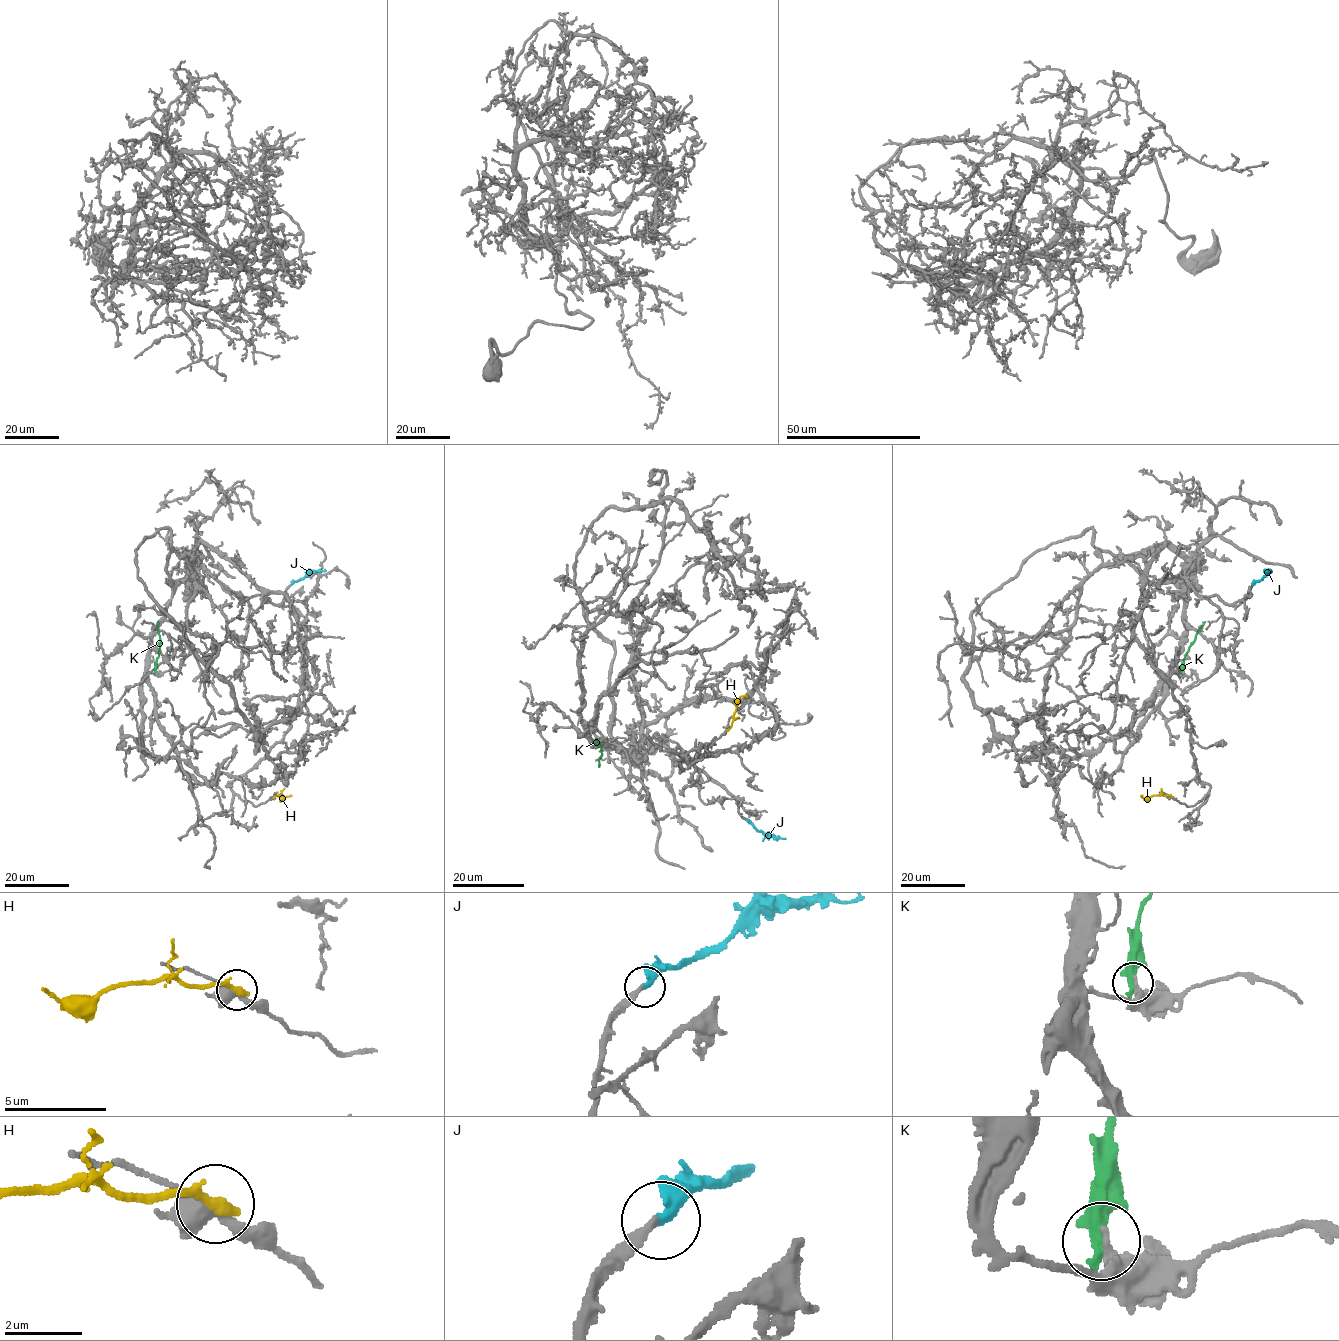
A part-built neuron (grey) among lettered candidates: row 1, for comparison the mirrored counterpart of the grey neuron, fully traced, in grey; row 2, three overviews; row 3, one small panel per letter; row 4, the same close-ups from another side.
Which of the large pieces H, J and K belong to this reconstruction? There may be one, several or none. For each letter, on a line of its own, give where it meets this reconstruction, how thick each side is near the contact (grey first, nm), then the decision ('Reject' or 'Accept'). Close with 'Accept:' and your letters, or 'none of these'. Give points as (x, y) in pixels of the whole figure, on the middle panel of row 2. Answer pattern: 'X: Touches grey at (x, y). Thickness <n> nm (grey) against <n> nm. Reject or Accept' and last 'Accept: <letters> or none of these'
H: Touches grey at (728, 729). Thickness 340 nm (grey) against 320 nm. Reject
J: Touches grey at (747, 819). Thickness 240 nm (grey) against 440 nm. Accept
K: Touches grey at (596, 740). Thickness 440 nm (grey) against 440 nm. Reject
Accept: J

